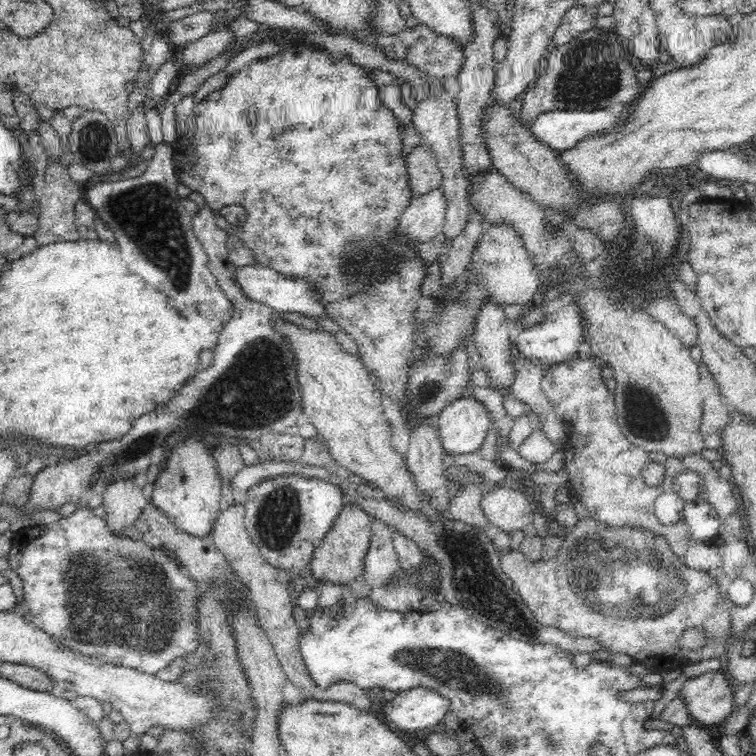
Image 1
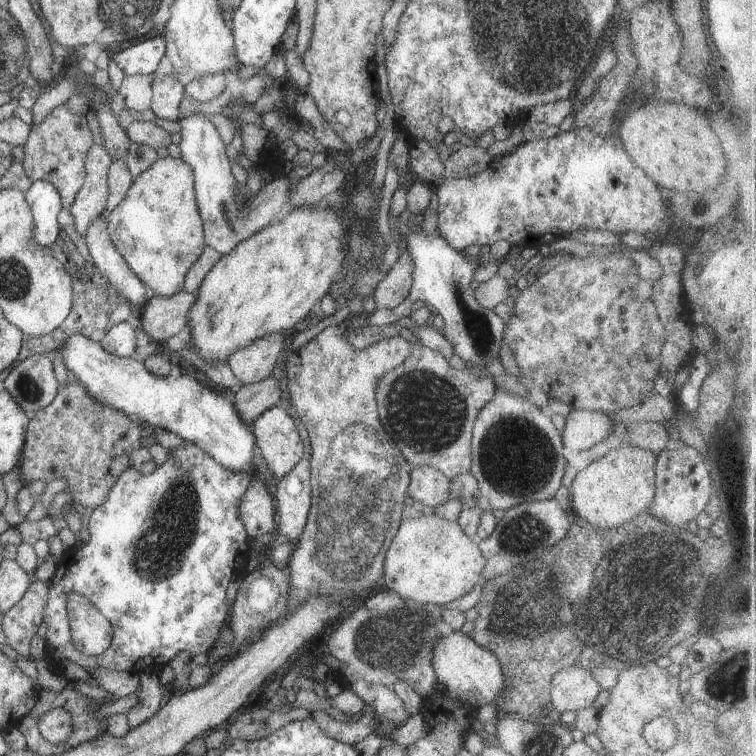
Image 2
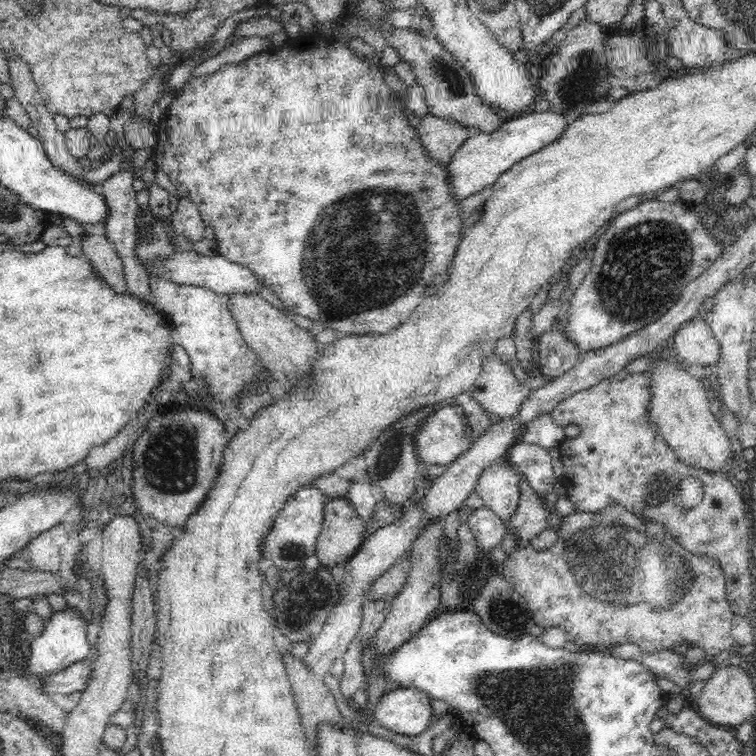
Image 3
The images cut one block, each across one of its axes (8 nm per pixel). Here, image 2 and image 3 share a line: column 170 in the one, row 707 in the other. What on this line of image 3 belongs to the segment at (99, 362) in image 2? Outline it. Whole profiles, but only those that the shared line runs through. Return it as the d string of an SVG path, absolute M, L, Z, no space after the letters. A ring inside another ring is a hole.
M399 687L380 697L372 715L389 731L421 737L433 720L432 701L417 688Z

